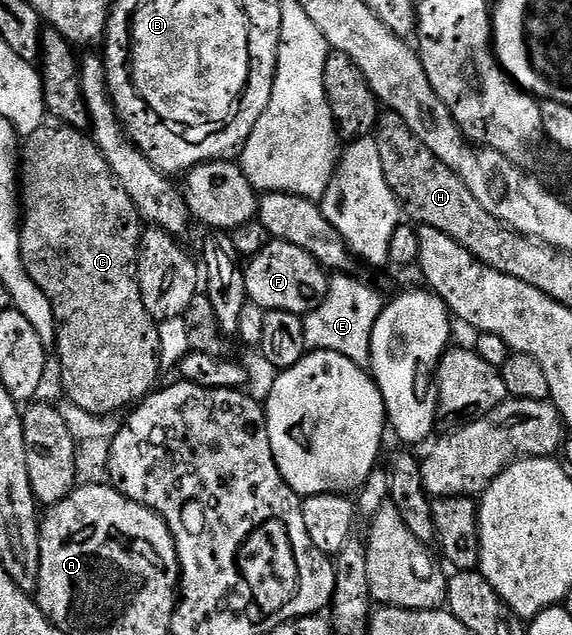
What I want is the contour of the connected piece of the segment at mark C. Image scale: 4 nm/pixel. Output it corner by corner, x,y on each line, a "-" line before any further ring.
43,122
40,130
25,137
20,148
20,254
22,264
26,267
26,272
32,278
32,282
36,282
36,286
40,286
40,290
54,308
54,323
57,325
58,364
62,367
62,384
66,387
65,399
80,406
80,409
86,410
90,415
113,416
121,413
121,408
125,404
137,405
156,388
154,379
160,374
159,346
156,343
158,324
146,311
136,275
138,250
142,246
143,231
144,221
138,215
132,198
128,198
128,194
119,186
114,171
102,157
94,140
90,139
85,131
74,128
71,124

